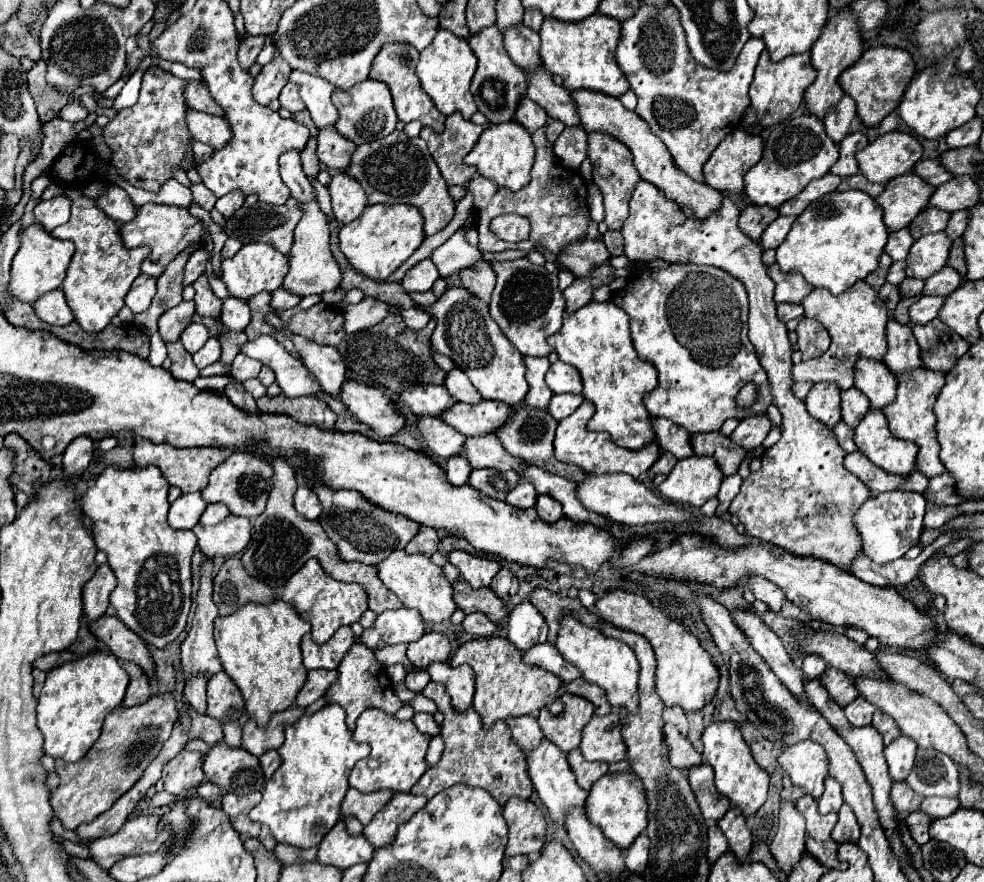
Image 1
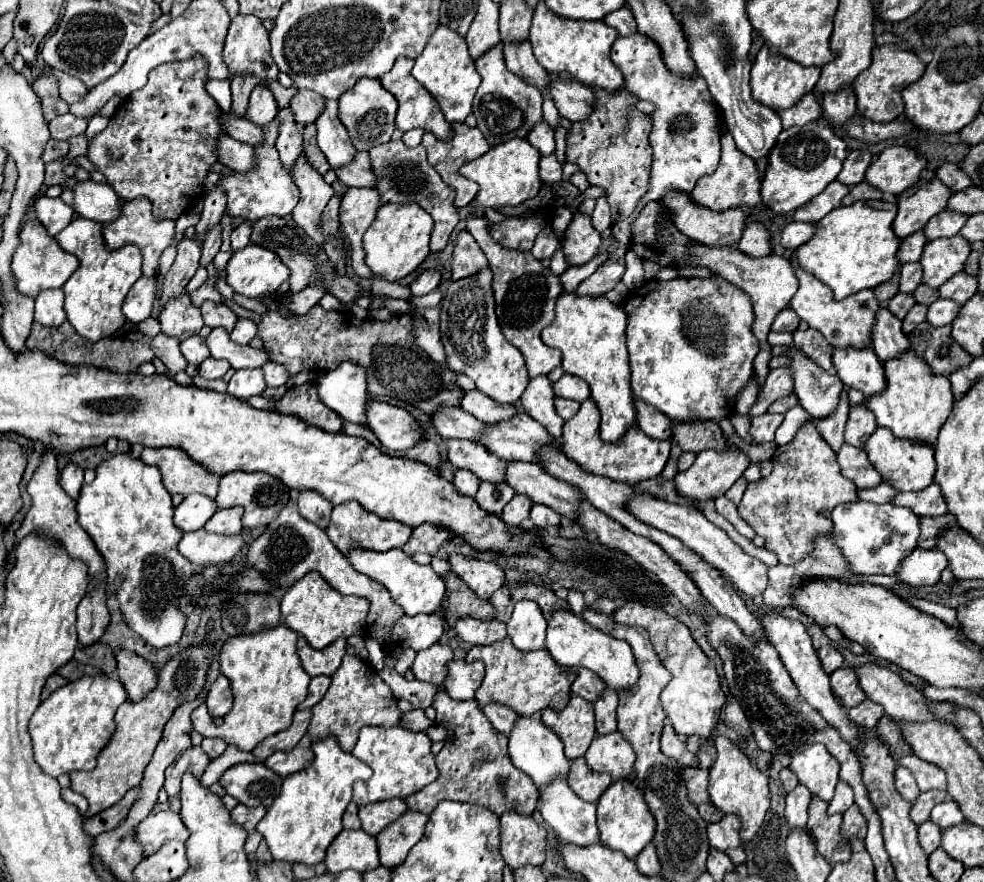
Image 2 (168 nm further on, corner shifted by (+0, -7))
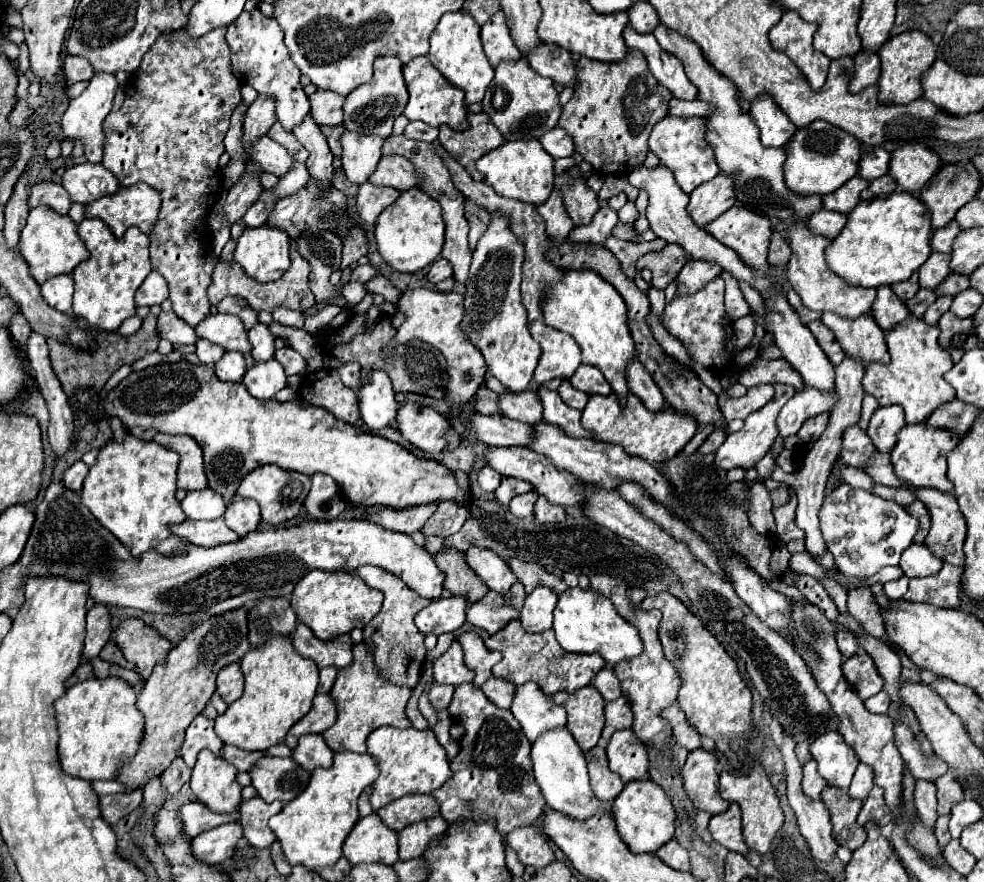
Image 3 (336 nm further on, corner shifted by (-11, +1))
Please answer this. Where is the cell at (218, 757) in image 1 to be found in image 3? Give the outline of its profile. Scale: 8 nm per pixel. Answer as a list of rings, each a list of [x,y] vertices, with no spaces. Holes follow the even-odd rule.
[[[264,757],[256,767],[252,767],[250,777],[252,787],[266,803],[272,803],[276,799],[288,803],[298,797],[310,781],[308,771],[304,771],[292,759],[280,757]]]

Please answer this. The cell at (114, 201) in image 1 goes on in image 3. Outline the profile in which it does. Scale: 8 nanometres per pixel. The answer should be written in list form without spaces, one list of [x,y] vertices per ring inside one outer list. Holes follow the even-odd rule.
[[[88,161],[66,169],[62,185],[72,195],[72,201],[82,205],[114,195],[120,189],[120,183],[112,171],[108,171],[104,165],[94,165]]]

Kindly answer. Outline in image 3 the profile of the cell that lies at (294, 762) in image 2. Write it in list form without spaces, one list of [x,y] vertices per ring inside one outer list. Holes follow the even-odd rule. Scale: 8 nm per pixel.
[[[304,735],[300,737],[300,743],[292,751],[292,759],[300,763],[306,771],[312,771],[316,767],[330,767],[332,765],[334,751],[324,743],[322,735]]]

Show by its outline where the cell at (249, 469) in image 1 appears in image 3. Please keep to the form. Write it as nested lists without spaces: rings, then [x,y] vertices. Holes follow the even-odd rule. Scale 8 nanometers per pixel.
[[[262,465],[262,467],[250,471],[242,479],[236,495],[246,497],[246,499],[256,499],[260,505],[260,511],[262,511],[262,519],[270,525],[280,525],[284,521],[294,519],[300,513],[300,507],[302,507],[308,491],[310,491],[308,475],[302,475],[296,471],[286,471],[286,469],[280,469],[278,465]]]

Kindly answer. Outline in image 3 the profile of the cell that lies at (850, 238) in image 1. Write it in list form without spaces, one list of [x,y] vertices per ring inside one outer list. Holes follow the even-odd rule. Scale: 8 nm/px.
[[[894,191],[892,195],[876,197],[874,201],[860,201],[848,215],[820,209],[810,215],[806,225],[812,233],[832,239],[830,247],[824,251],[828,267],[854,287],[880,287],[904,281],[932,253],[930,217],[920,199],[904,191]]]

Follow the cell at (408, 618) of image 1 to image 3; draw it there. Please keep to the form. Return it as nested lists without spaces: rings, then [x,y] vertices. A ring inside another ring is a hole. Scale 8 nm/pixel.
[[[460,597],[436,599],[414,617],[414,623],[418,631],[424,635],[432,633],[438,637],[442,633],[452,633],[464,625],[466,607],[468,607],[468,601]]]

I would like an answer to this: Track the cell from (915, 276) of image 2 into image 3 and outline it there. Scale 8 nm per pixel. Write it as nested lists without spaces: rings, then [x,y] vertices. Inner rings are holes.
[[[930,253],[930,259],[918,269],[920,287],[934,289],[938,283],[942,283],[946,279],[946,275],[950,273],[948,261],[950,261],[950,255],[946,255],[946,253]]]

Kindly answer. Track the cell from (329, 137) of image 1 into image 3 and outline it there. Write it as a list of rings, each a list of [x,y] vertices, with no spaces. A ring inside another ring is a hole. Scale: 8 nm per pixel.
[[[382,155],[376,171],[368,177],[368,183],[372,185],[388,185],[398,191],[406,191],[416,187],[414,177],[414,165],[404,157],[394,155]]]

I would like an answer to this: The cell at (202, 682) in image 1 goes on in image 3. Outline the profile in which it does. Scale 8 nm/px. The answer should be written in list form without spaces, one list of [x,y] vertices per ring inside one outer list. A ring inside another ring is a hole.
[[[270,639],[264,647],[254,647],[240,659],[240,667],[246,679],[244,695],[228,705],[224,715],[216,717],[216,735],[230,745],[244,751],[262,751],[272,745],[284,743],[288,729],[302,719],[316,695],[318,667],[310,659],[296,653],[290,639]]]

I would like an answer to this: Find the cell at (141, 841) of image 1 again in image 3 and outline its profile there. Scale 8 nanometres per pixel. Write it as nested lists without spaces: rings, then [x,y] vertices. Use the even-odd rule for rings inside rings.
[[[190,801],[186,805],[182,805],[178,809],[178,817],[182,819],[184,825],[184,835],[196,837],[202,831],[208,831],[212,827],[218,827],[222,823],[230,823],[230,821],[238,821],[238,811],[232,815],[218,815],[208,811],[202,803],[198,801]]]

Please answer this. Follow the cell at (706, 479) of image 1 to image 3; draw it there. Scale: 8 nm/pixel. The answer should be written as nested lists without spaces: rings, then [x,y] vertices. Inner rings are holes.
[[[774,385],[776,389],[776,395],[770,403],[766,403],[762,409],[758,409],[756,413],[748,415],[746,421],[744,421],[744,427],[738,431],[738,433],[730,433],[726,437],[726,441],[718,447],[716,451],[716,457],[714,457],[714,463],[716,467],[724,469],[724,471],[730,471],[730,469],[752,469],[770,449],[770,445],[774,443],[774,439],[778,437],[778,429],[776,429],[776,417],[780,413],[780,409],[786,405],[786,401],[796,393],[794,387],[788,387],[788,385]]]

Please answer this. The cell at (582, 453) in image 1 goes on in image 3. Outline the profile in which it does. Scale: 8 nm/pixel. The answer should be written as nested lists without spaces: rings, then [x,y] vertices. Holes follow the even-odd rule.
[[[614,393],[610,395],[590,395],[588,405],[582,411],[582,427],[594,435],[594,439],[602,443],[622,445],[624,451],[632,457],[640,457],[648,463],[664,463],[670,457],[676,457],[684,445],[694,437],[698,425],[692,417],[678,415],[670,407],[666,407],[660,413],[650,413],[642,401],[634,395],[628,397],[626,407],[622,409],[618,405],[618,397]]]

